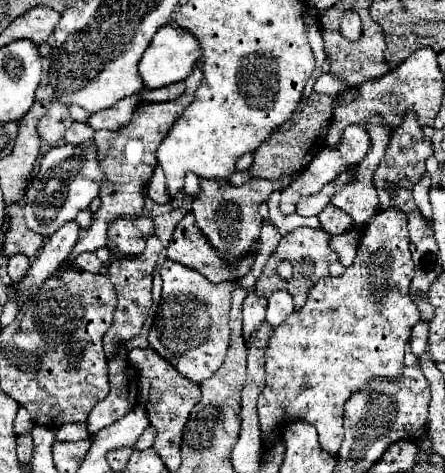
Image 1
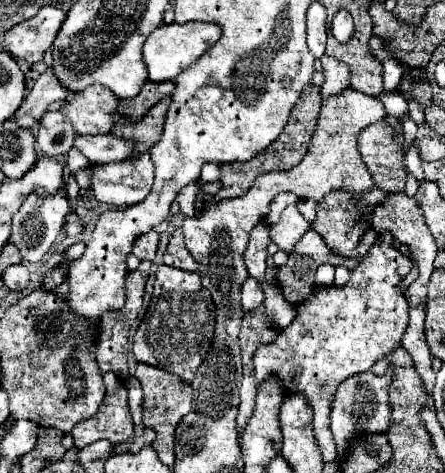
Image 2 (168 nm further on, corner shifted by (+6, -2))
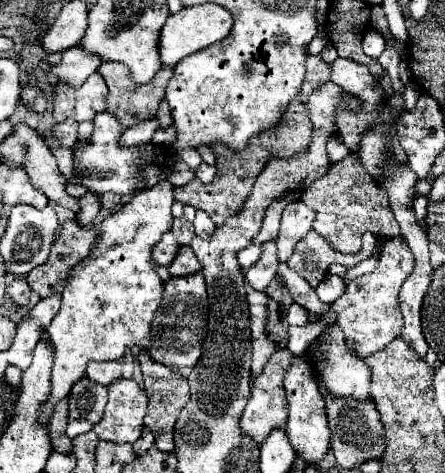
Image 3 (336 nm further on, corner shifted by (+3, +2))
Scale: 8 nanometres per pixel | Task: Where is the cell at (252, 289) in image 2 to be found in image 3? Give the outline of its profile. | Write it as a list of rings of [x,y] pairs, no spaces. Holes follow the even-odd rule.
[[[267,241],[265,243],[265,251],[261,255],[261,259],[247,269],[245,277],[249,281],[249,285],[257,291],[265,291],[265,287],[273,281],[273,277],[277,275],[277,265],[279,265],[279,259],[277,259],[277,247],[275,247],[275,241]]]

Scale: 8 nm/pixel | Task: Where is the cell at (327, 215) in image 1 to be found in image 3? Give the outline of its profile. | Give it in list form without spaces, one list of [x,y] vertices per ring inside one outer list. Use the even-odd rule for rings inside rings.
[[[351,153],[339,163],[335,163],[327,171],[327,175],[311,183],[311,187],[301,193],[301,201],[317,213],[313,229],[319,235],[323,235],[331,243],[331,247],[337,249],[339,253],[359,253],[361,237],[367,231],[375,235],[401,237],[399,223],[395,221],[393,211],[389,207],[387,191],[373,179],[369,179],[361,161]]]

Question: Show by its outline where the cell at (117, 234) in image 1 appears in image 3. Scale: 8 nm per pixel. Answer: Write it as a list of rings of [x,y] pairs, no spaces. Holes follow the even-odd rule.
[[[165,233],[165,239],[161,239],[155,247],[153,247],[153,259],[159,263],[159,265],[169,265],[177,253],[177,239],[173,237],[173,233]]]

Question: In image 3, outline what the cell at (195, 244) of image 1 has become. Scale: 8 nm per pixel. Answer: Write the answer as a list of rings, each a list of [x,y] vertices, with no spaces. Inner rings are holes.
[[[183,245],[177,253],[177,257],[173,259],[173,263],[169,265],[171,275],[189,275],[189,273],[197,273],[199,269],[201,269],[201,263],[197,261],[197,257],[193,255],[193,249],[189,245]]]

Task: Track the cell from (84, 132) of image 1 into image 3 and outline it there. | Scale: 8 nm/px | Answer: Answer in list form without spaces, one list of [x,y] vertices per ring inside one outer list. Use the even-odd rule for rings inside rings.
[[[151,119],[151,121],[145,121],[145,123],[137,123],[137,125],[133,125],[133,127],[123,131],[123,135],[119,139],[119,145],[121,147],[145,145],[145,143],[151,141],[155,131],[157,131],[157,119]]]

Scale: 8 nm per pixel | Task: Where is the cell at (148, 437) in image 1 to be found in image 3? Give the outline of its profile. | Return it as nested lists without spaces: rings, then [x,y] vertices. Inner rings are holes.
[[[143,429],[143,433],[141,433],[141,437],[133,443],[133,449],[135,449],[135,453],[137,455],[143,455],[151,445],[155,443],[155,437],[153,437],[153,433],[151,433],[151,429]]]

